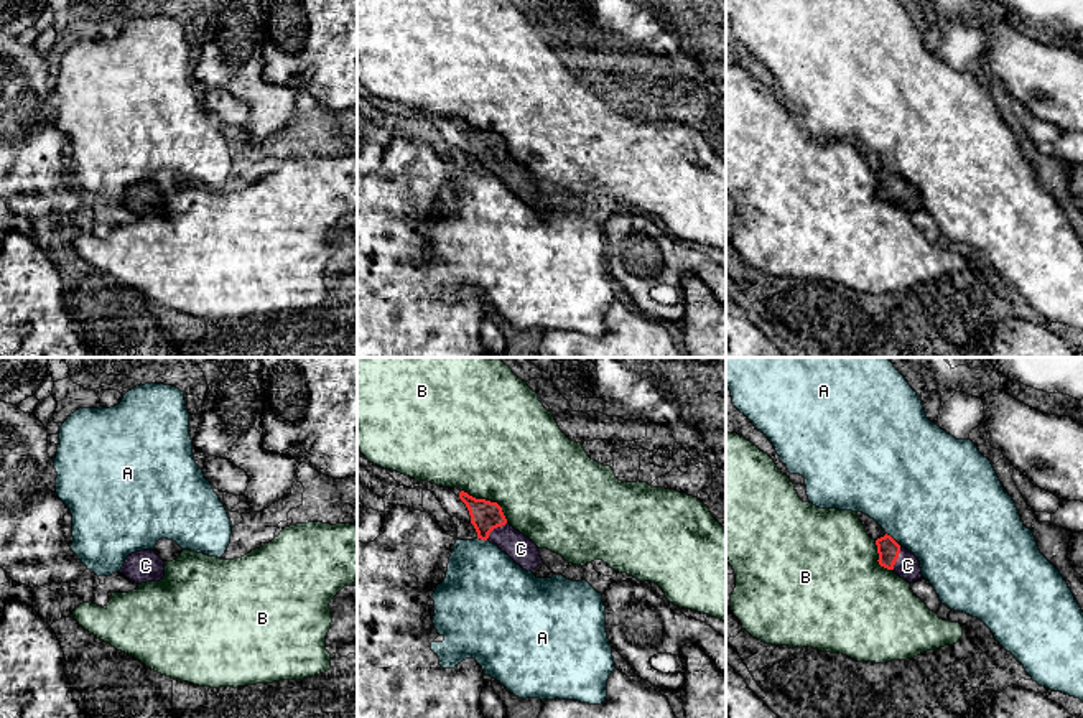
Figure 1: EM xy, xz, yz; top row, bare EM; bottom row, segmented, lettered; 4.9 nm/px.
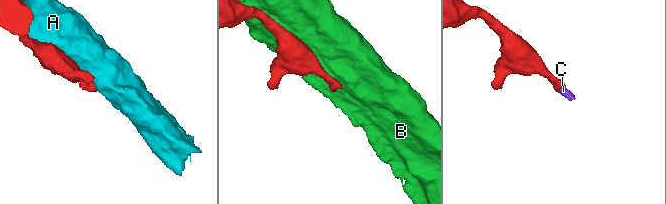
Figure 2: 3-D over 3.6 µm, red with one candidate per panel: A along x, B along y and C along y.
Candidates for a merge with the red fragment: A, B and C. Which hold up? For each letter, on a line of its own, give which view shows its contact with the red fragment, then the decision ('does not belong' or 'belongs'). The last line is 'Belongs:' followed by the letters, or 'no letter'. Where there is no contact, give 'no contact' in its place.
A: yz | does not belong
B: xz | does not belong
C: yz | belongs
Belongs: C

